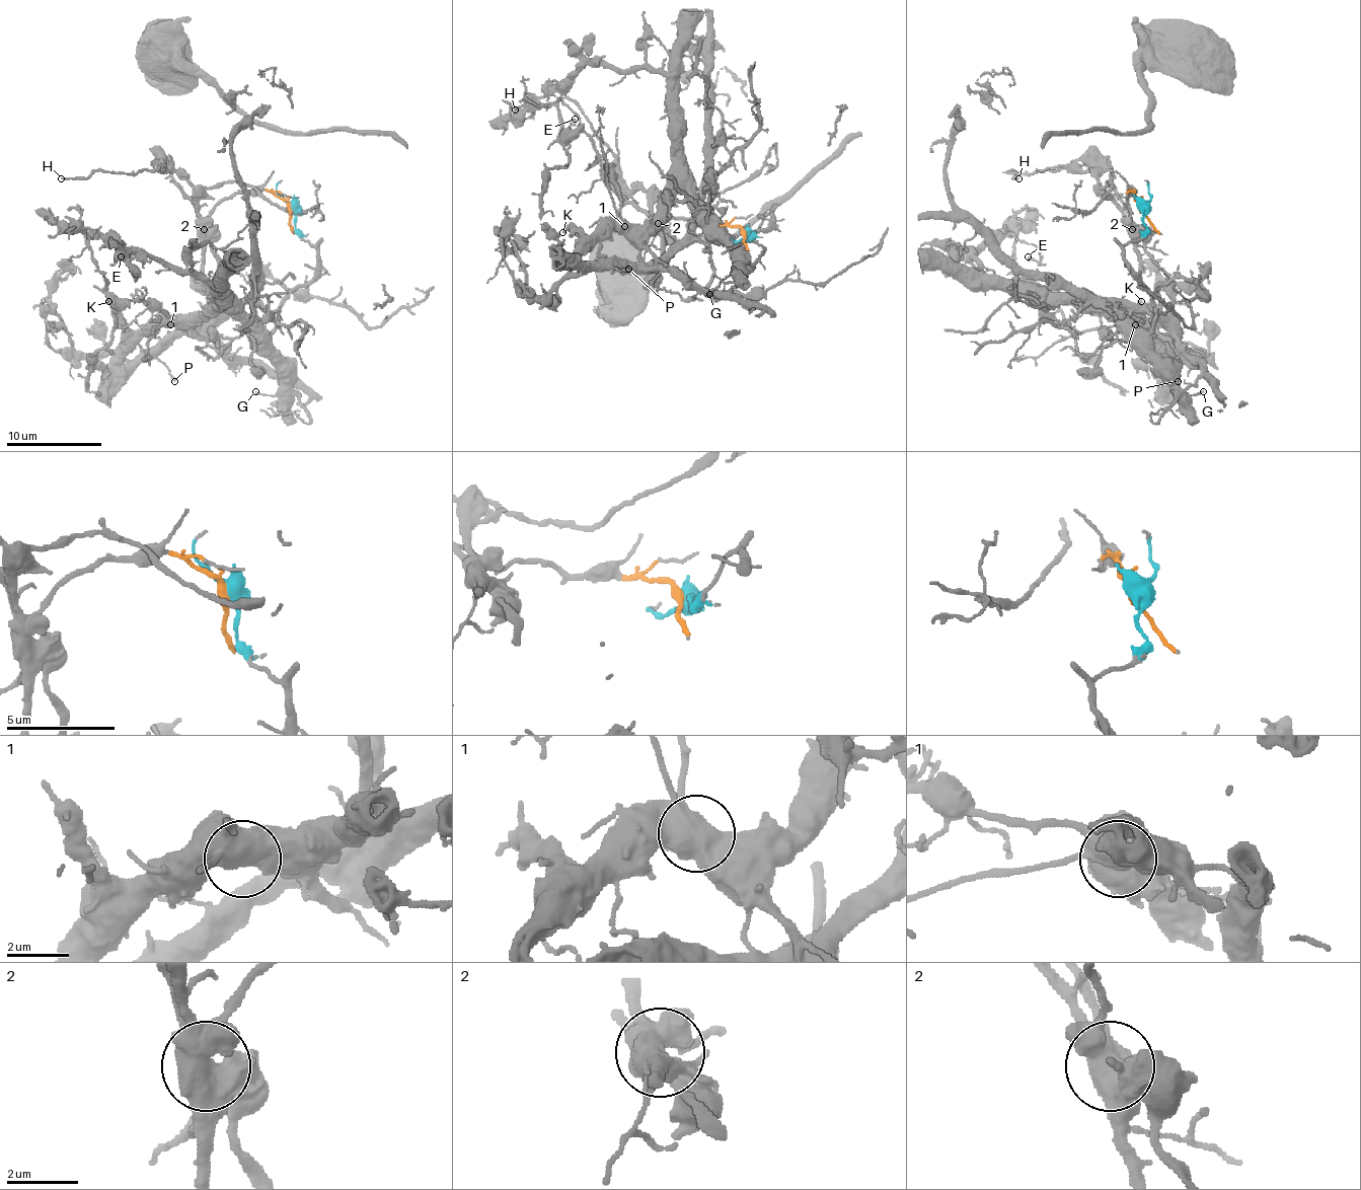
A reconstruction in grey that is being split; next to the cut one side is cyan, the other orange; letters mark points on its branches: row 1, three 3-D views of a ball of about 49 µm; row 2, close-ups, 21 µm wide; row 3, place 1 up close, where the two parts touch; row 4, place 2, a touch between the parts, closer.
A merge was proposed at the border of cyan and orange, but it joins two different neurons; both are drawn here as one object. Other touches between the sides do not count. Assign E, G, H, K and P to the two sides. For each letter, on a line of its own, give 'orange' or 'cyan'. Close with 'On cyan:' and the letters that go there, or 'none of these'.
E: cyan
G: cyan
H: orange
K: cyan
P: orange
On cyan: E, G, K

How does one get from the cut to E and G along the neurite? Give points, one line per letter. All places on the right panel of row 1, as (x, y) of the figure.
E: (1142, 207), (1146, 231), (1123, 257), (1151, 298), (1149, 331), (989, 284), (975, 250), (1010, 233), (1028, 257)
G: (1142, 207), (1146, 231), (1123, 250), (1127, 270), (1153, 307), (1151, 362), (1185, 395), (1204, 391)

